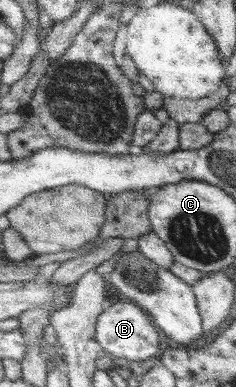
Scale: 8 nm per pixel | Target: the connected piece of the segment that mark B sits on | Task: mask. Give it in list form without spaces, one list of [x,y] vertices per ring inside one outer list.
[[[114,299],[98,316],[95,327],[96,341],[114,360],[135,367],[148,365],[155,361],[160,347],[160,337],[152,325],[150,317],[138,305],[130,300]]]

